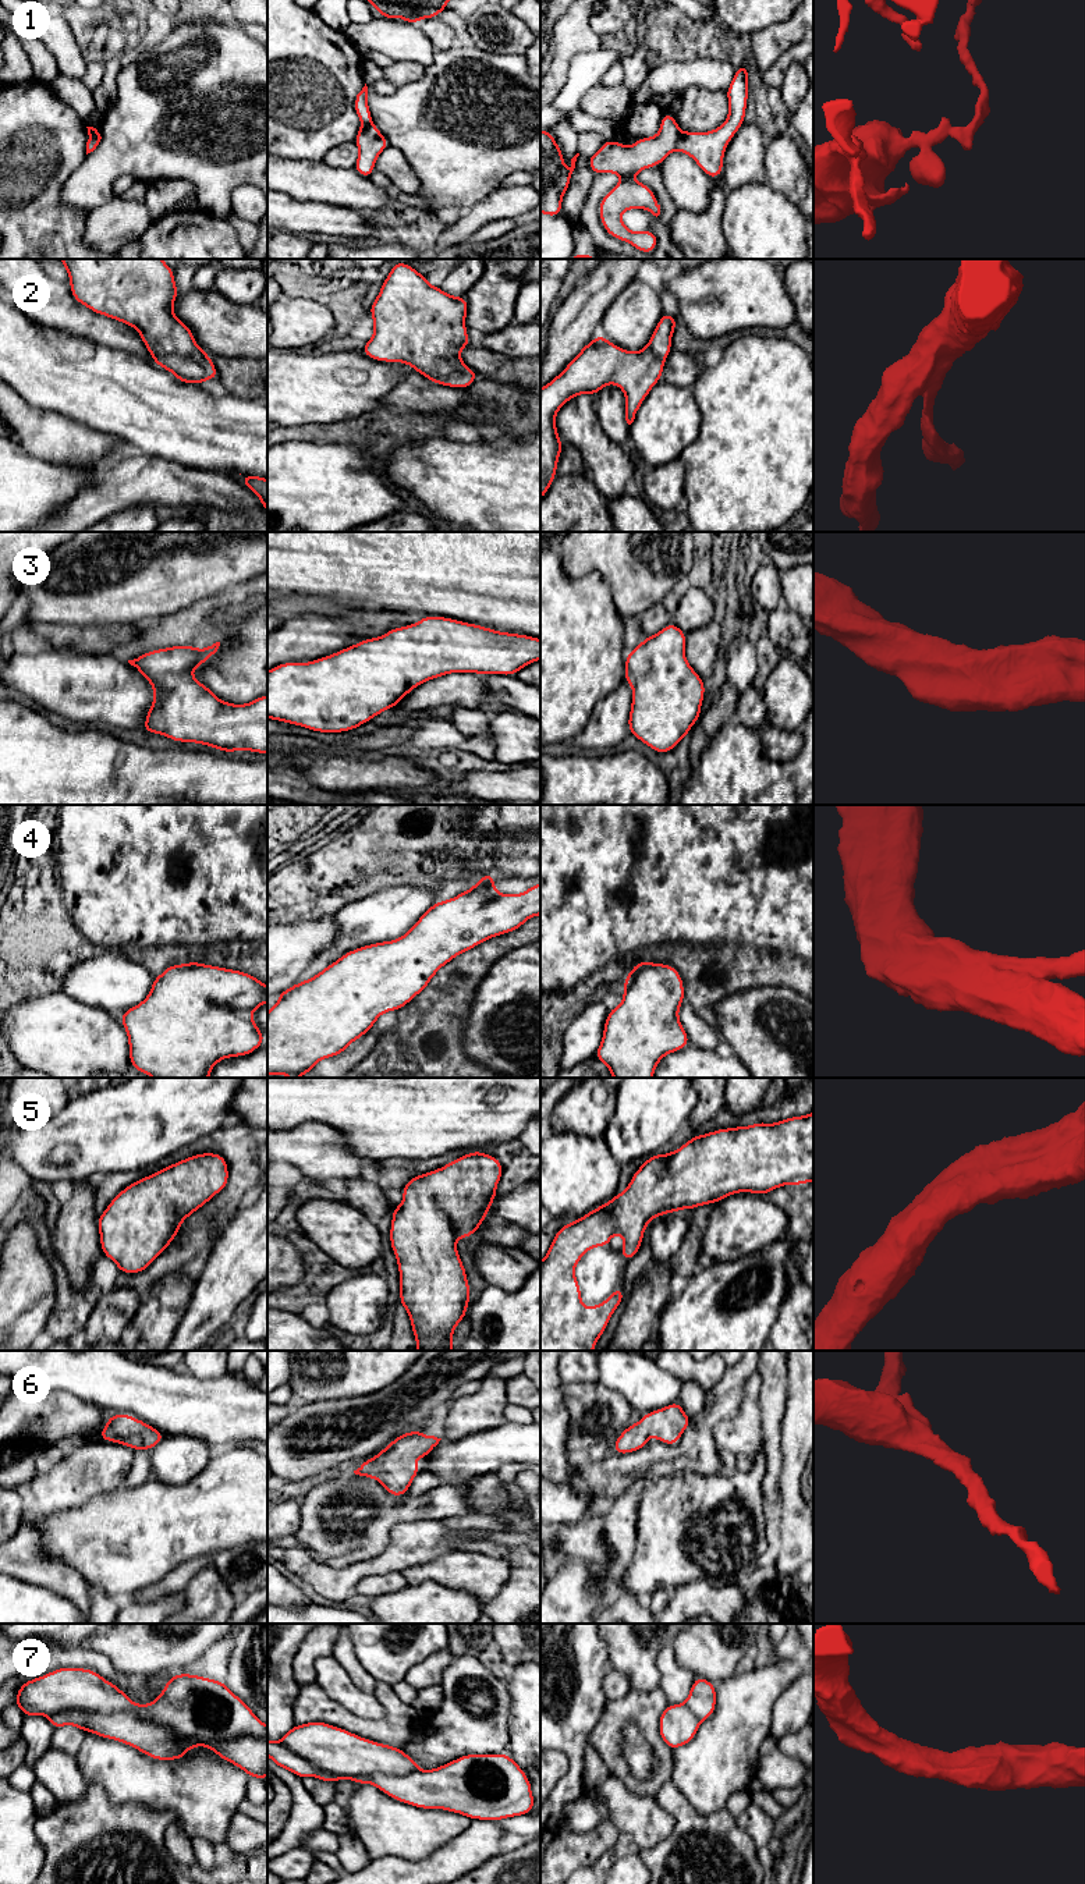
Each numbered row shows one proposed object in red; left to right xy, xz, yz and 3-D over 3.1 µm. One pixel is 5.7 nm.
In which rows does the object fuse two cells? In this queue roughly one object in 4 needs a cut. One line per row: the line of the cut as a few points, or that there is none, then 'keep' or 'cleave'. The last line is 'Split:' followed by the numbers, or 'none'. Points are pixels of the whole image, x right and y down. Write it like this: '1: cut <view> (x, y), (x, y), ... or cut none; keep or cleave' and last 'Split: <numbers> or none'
1: cut yz (681, 132), (674, 148); cleave
2: cut none; keep
3: cut none; keep
4: cut none; keep
5: cut none; keep
6: cut none; keep
7: cut none; keep
Split: 1

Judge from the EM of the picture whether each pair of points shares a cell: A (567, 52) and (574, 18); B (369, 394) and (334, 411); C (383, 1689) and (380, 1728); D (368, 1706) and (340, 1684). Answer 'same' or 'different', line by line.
A: same
B: same
C: same
D: same

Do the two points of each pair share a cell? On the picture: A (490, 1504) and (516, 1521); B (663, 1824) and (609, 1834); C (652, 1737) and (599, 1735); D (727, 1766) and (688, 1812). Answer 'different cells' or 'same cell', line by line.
A: same cell
B: different cells
C: same cell
D: different cells

